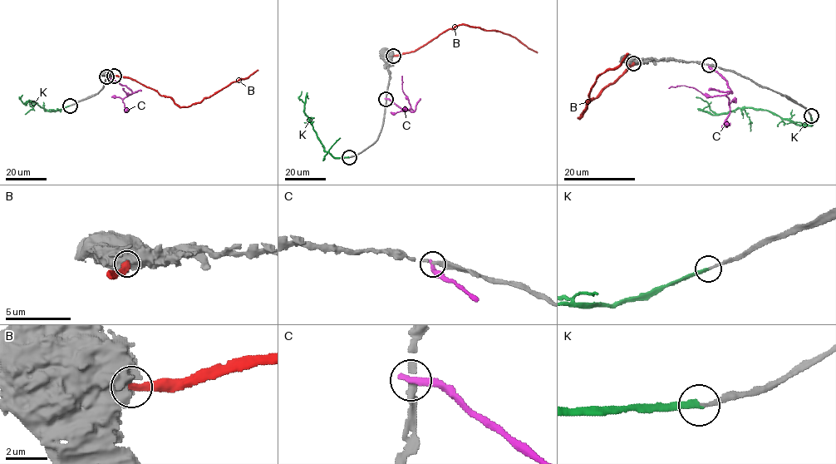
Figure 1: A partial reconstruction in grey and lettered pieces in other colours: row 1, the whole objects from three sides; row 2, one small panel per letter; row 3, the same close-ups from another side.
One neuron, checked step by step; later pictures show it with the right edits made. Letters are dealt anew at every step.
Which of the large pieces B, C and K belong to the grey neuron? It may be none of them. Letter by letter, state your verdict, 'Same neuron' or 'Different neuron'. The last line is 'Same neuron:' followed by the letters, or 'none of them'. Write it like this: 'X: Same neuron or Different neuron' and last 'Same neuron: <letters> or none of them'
B: Different neuron
C: Different neuron
K: Same neuron
Same neuron: K

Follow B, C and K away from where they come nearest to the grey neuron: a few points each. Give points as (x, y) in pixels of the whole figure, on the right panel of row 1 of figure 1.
B: (633, 63), (595, 98), (588, 100), (579, 117), (595, 80), (615, 68), (628, 53)
C: (708, 65), (725, 80), (731, 92), (705, 96), (692, 87), (676, 86), (668, 88)
K: (811, 116), (812, 124), (799, 125), (766, 111), (751, 108), (737, 108), (715, 114), (707, 103), (695, 97)

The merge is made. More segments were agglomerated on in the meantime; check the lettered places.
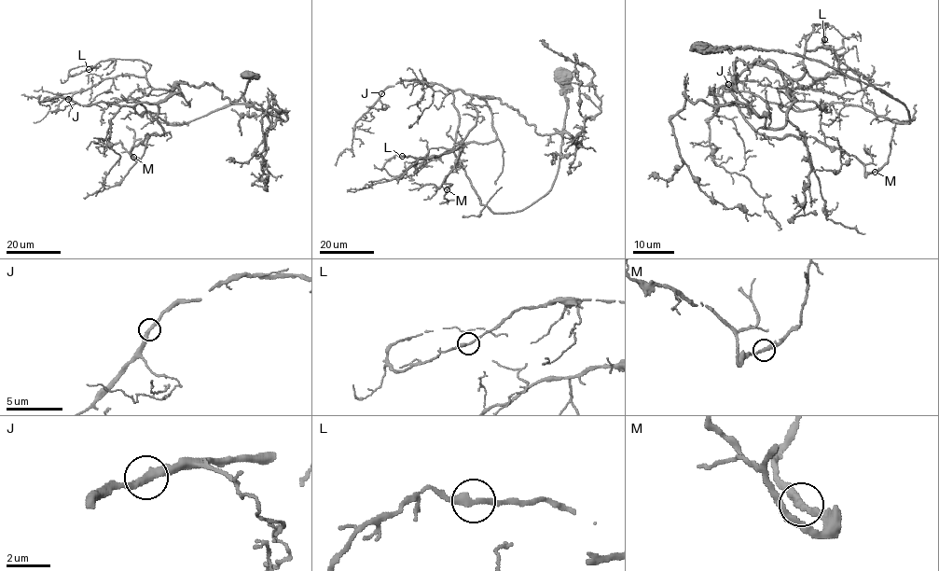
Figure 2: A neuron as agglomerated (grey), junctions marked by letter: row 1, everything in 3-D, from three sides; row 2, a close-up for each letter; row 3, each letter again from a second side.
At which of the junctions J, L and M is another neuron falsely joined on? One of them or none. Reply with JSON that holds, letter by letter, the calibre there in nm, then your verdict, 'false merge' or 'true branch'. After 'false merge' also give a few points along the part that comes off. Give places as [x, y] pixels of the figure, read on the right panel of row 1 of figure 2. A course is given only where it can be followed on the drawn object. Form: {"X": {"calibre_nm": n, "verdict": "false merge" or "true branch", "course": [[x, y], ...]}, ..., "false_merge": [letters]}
{"J": {"calibre_nm": 280, "verdict": "true branch"}, "L": {"calibre_nm": 280, "verdict": "true branch"}, "M": {"calibre_nm": 280, "verdict": "true branch"}, "false_merge": []}

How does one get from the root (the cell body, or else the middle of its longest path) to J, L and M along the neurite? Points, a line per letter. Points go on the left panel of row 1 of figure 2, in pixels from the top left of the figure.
J: (248, 75), (236, 102), (181, 124), (150, 111), (142, 117), (139, 103), (68, 99)
L: (248, 75), (236, 102), (168, 124), (139, 103), (183, 94), (154, 89), (147, 62), (88, 69)
M: (248, 75), (236, 102), (181, 124), (142, 117), (139, 103), (157, 105), (163, 133), (147, 133), (134, 157)

